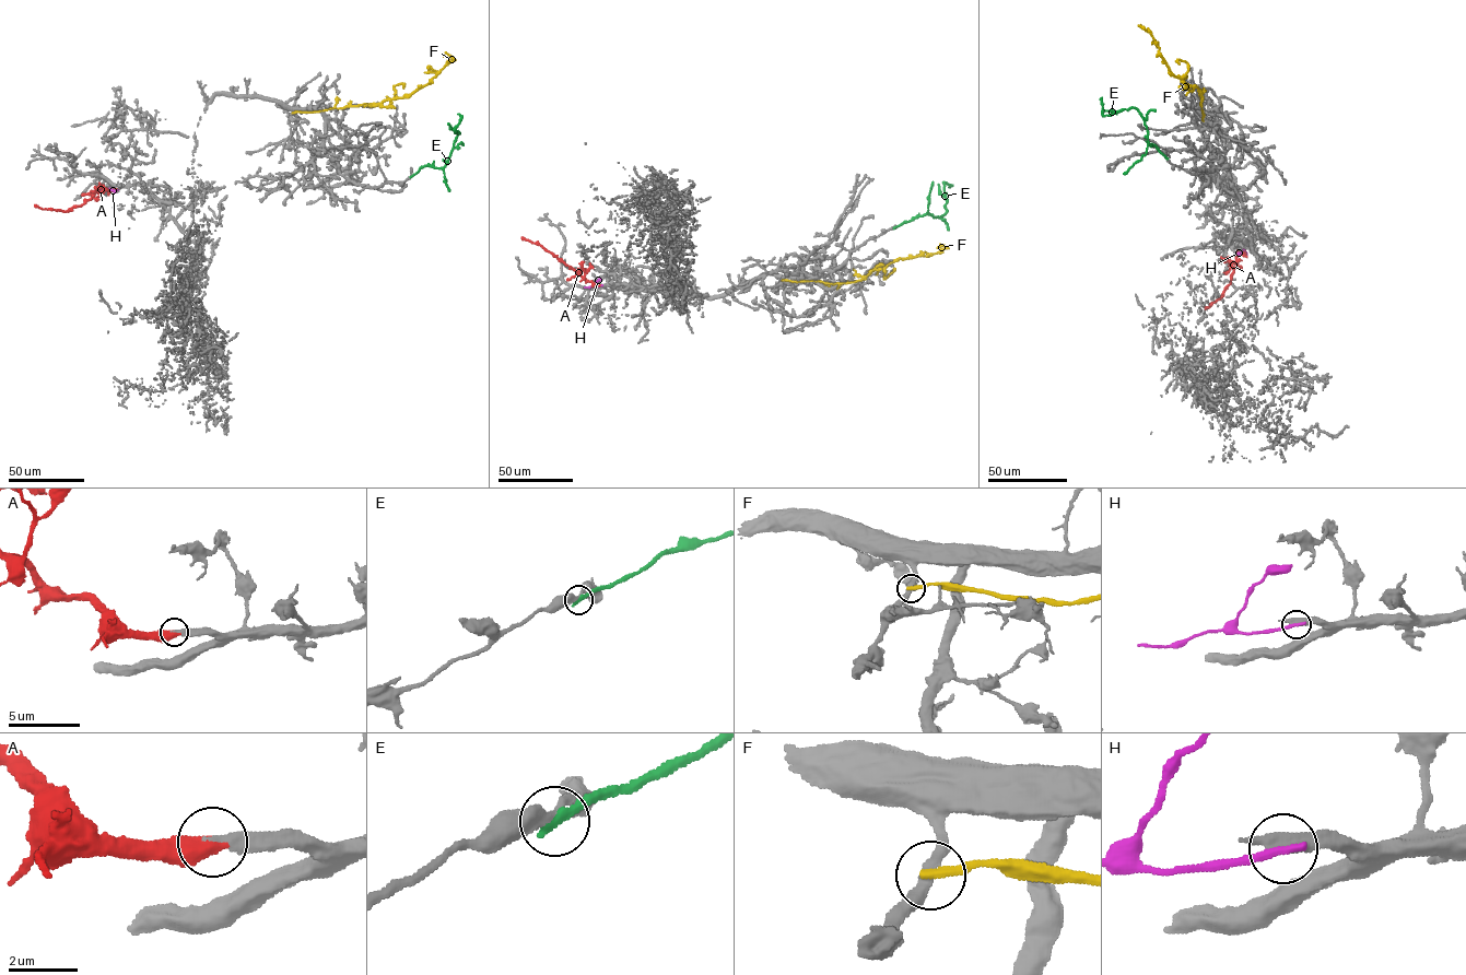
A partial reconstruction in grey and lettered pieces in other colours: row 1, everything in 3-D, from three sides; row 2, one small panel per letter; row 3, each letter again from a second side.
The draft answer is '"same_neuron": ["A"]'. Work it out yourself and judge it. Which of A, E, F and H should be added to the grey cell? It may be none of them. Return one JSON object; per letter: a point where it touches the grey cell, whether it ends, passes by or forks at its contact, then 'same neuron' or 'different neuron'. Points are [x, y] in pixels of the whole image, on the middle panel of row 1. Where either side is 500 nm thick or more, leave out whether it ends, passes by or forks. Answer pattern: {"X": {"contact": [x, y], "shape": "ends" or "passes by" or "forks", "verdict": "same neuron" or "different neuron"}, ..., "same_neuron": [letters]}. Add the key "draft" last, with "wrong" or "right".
{"A": {"contact": [600, 284], "verdict": "same neuron"}, "E": {"contact": [894, 227], "shape": "ends", "verdict": "different neuron"}, "F": {"contact": [782, 280], "shape": "ends", "verdict": "different neuron"}, "H": {"contact": [601, 285], "verdict": "different neuron"}, "same_neuron": ["A"], "draft": "right"}

